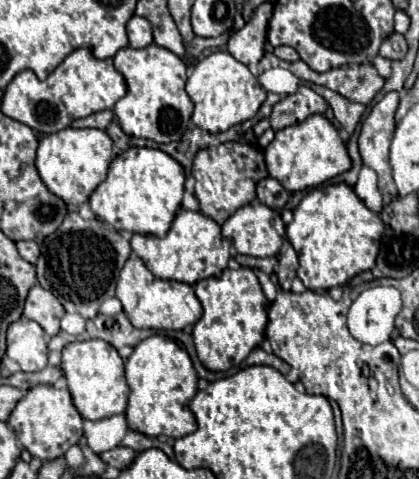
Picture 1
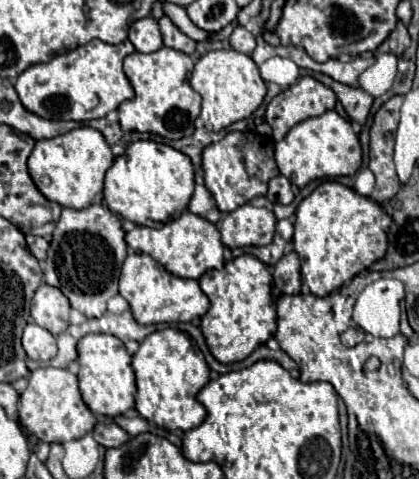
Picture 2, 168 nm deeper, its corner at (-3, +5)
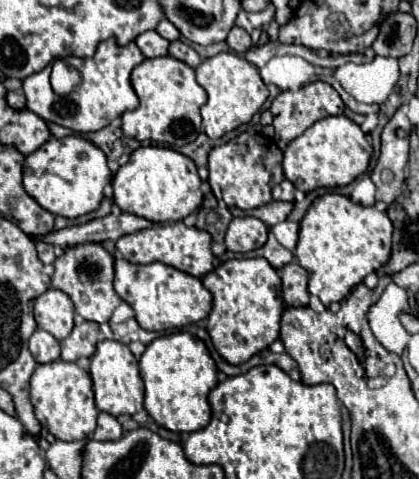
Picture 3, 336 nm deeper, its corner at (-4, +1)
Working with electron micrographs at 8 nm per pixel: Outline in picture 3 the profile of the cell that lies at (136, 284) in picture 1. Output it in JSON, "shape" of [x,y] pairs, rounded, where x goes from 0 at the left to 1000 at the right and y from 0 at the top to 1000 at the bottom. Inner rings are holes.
{"shape":[[[277,532],[272,608],[282,612],[286,624],[296,624],[325,649],[325,670],[348,691],[391,691],[411,683],[439,683],[496,662],[506,645],[506,616],[473,578],[458,578],[391,549],[325,553]]]}

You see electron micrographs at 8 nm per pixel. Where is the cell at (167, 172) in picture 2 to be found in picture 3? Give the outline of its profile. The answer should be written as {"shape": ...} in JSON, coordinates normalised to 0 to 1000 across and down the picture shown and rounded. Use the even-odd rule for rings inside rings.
{"shape":[[[329,307],[301,344],[272,370],[272,424],[329,453],[344,453],[368,466],[415,466],[434,461],[453,445],[473,441],[482,428],[477,370],[463,336],[401,307]]]}

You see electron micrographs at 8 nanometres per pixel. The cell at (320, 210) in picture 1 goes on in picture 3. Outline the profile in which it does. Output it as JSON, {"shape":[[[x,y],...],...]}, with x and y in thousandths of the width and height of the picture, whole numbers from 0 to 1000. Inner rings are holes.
{"shape":[[[778,403],[759,411],[716,461],[706,545],[735,566],[735,608],[764,620],[773,641],[816,628],[878,570],[907,562],[936,524],[936,461],[897,432],[869,432],[840,415]]]}

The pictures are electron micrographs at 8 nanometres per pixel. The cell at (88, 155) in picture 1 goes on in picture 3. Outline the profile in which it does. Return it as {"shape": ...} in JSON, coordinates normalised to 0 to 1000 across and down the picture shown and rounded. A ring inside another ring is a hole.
{"shape":[[[162,282],[148,290],[124,286],[57,332],[62,403],[100,436],[158,457],[181,457],[229,441],[248,411],[248,386],[258,382],[258,370],[263,353],[253,344],[253,324],[224,299],[186,282]]]}

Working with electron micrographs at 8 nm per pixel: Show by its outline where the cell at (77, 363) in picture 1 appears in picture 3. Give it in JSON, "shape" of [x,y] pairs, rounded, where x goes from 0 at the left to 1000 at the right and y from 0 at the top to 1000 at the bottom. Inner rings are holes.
{"shape":[[[239,712],[229,737],[220,741],[215,787],[224,795],[229,850],[272,871],[320,866],[344,854],[344,800],[334,791],[334,770],[325,745],[286,712]]]}

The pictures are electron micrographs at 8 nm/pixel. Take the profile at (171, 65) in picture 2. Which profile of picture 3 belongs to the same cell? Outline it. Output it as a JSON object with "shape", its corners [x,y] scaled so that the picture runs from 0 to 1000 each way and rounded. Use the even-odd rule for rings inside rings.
{"shape":[[[396,115],[348,123],[315,148],[315,182],[334,207],[329,228],[291,240],[291,273],[325,294],[372,294],[401,303],[449,303],[482,273],[477,223],[492,215],[492,190],[473,177],[463,144]]]}

